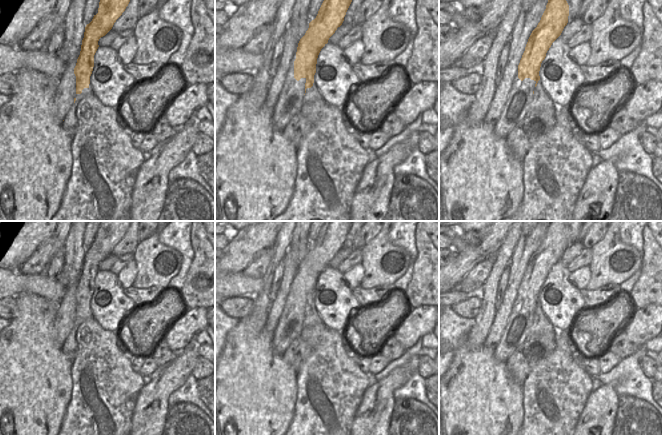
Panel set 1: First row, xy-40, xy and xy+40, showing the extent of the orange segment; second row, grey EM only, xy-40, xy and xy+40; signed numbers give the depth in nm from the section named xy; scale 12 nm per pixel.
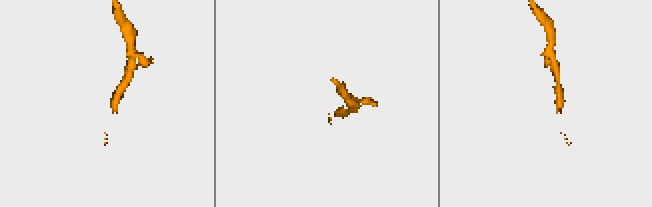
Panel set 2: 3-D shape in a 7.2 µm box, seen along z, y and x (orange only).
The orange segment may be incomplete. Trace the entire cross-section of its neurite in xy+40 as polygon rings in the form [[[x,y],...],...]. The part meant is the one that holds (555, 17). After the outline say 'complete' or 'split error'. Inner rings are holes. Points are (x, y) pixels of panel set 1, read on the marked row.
[[[548,0],[537,27],[532,31],[513,79],[512,89],[500,118],[494,125],[494,133],[506,138],[523,121],[533,99],[534,88],[540,80],[542,61],[552,43],[561,35],[568,23],[569,5],[566,0]]]; split error

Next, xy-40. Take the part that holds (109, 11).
[[[100,0],[98,13],[85,27],[80,55],[77,60],[66,63],[66,70],[58,85],[54,103],[61,121],[64,121],[75,103],[75,96],[81,94],[84,88],[89,88],[98,41],[112,29],[129,2],[130,0]]]; split error

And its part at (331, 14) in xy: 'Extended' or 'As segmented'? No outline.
Extended

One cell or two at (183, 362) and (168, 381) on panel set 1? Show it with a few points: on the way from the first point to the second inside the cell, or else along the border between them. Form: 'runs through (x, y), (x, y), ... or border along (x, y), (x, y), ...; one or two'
runs through (181, 367), (173, 376); one

